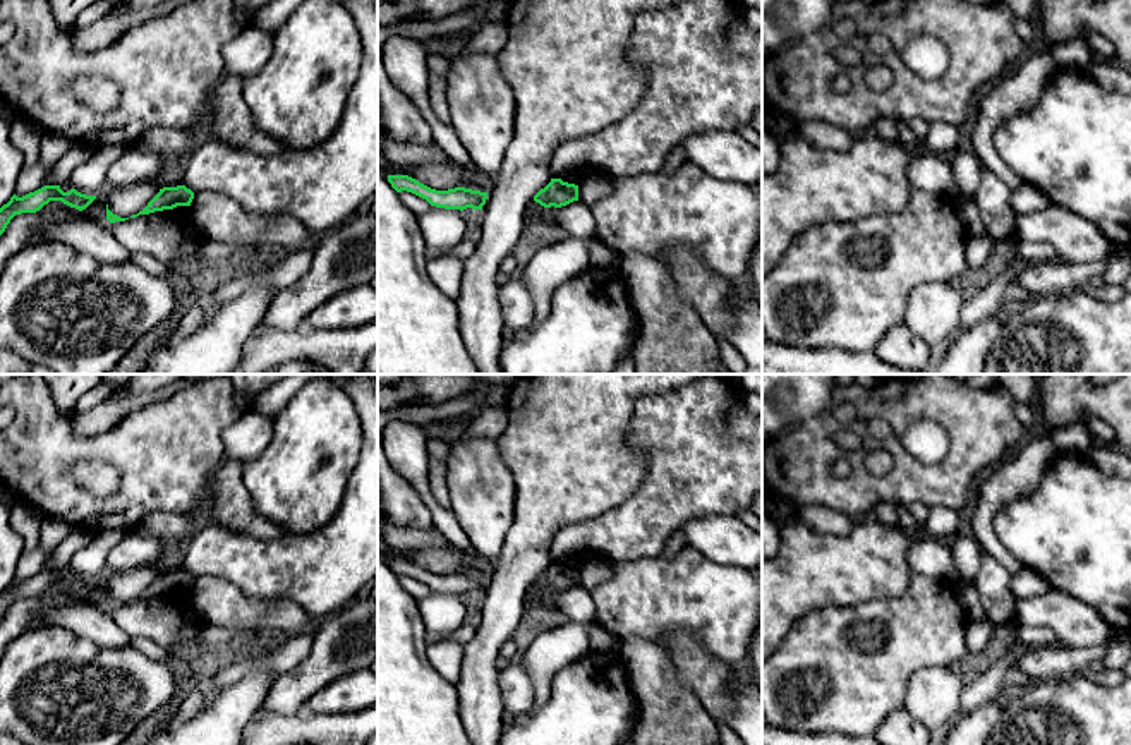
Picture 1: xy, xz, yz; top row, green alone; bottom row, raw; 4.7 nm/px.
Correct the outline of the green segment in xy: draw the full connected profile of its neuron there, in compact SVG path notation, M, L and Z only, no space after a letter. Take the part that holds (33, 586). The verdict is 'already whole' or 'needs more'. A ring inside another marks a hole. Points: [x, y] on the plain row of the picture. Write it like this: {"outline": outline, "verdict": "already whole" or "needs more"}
{"outline": "M45 570L34 577L29 577L22 582L15 578L10 582L7 589L0 592L0 620L5 616L7 609L15 599L21 597L36 597L50 585L62 585L64 589L76 592L79 596L86 594L96 580L86 580L70 573L64 577L60 570Z", "verdict": "already whole"}

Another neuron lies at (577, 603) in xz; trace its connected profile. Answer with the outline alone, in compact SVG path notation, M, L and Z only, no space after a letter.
M573 585L566 591L556 592L554 596L547 596L546 603L565 613L570 621L584 625L596 621L594 599L582 585Z

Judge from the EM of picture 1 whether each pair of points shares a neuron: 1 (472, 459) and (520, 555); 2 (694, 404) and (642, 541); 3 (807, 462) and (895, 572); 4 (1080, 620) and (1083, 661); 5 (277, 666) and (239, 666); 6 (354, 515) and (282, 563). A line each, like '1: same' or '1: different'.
1: different
2: same
3: different
4: different
5: same
6: same

